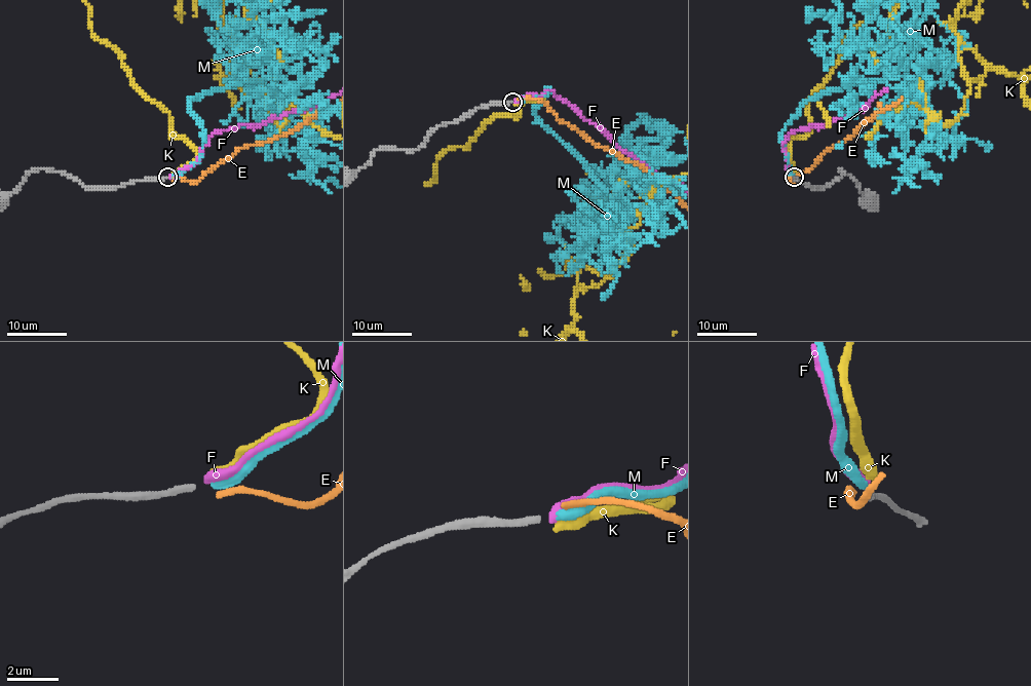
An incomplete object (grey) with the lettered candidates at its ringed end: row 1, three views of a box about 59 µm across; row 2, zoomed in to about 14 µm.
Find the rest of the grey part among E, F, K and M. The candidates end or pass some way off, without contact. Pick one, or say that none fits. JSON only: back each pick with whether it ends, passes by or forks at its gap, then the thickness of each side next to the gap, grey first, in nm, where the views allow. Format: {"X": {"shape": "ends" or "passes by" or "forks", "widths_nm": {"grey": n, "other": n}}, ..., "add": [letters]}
{"M": {"shape": "ends", "widths_nm": {"grey": 260, "other": 360}}, "add": ["M"]}

